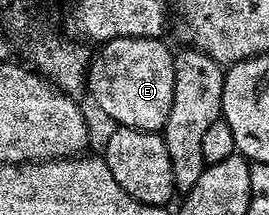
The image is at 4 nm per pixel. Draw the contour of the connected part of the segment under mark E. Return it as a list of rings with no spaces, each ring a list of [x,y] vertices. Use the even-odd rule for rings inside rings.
[[[117,38],[111,42],[103,42],[97,47],[96,53],[91,57],[88,73],[86,75],[85,89],[90,90],[90,98],[107,114],[108,117],[114,121],[118,126],[131,126],[137,130],[153,130],[155,132],[161,131],[168,120],[168,112],[172,112],[172,92],[174,91],[174,55],[173,49],[169,50],[165,46],[165,41],[162,38]]]

